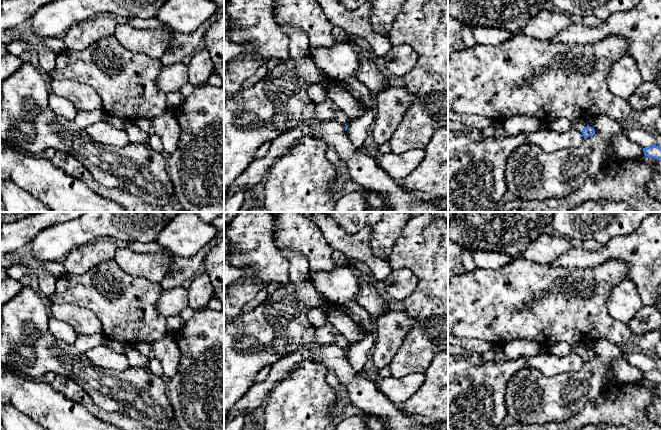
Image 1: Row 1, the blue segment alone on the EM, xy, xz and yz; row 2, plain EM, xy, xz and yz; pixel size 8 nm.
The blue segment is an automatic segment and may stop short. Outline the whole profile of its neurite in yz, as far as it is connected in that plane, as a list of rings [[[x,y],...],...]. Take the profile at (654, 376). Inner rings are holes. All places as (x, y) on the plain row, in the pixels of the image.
[[[658,370],[643,372],[643,376],[645,380],[661,384],[661,372]]]

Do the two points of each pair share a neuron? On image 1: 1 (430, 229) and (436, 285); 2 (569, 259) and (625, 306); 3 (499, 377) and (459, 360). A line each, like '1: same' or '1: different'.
1: same
2: different
3: same

